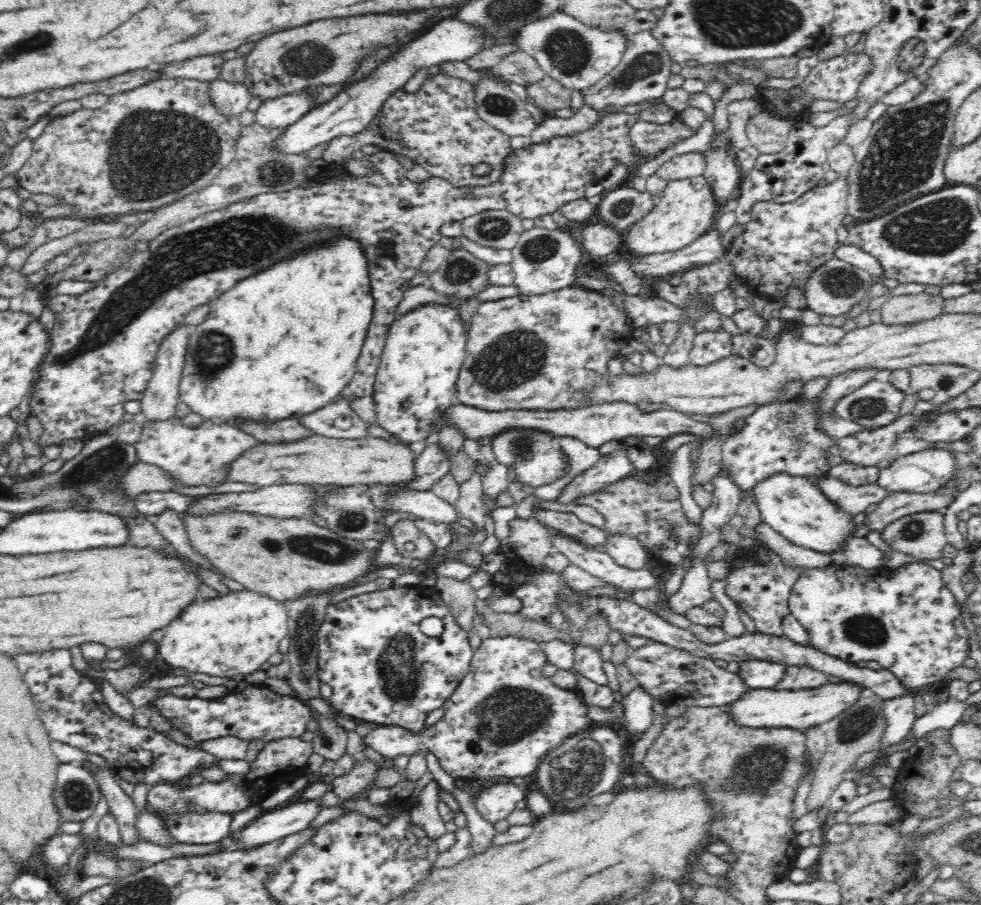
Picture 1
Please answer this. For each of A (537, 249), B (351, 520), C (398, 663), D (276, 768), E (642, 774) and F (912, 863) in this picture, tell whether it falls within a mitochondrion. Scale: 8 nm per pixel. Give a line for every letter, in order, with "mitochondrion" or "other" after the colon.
A: mitochondrion
B: mitochondrion
C: mitochondrion
D: other
E: other
F: other

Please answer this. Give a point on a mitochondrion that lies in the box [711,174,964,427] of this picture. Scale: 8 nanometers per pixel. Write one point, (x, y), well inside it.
(841, 284)

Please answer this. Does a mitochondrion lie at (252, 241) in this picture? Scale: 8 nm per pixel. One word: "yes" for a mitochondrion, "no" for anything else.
yes

